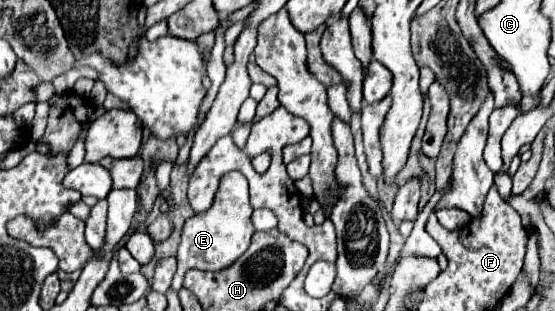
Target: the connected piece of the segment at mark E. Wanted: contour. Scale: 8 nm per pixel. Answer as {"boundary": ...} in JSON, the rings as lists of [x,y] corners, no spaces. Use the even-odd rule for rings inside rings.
{"boundary":[[[240,172],[224,174],[210,210],[204,210],[202,214],[194,214],[184,222],[182,240],[180,240],[178,254],[176,254],[178,270],[174,274],[170,290],[178,292],[182,288],[184,272],[190,268],[222,270],[222,268],[230,266],[238,256],[242,256],[248,250],[250,238],[254,234],[254,226],[250,222],[250,216],[252,216],[252,206],[248,202],[246,178]]]}

